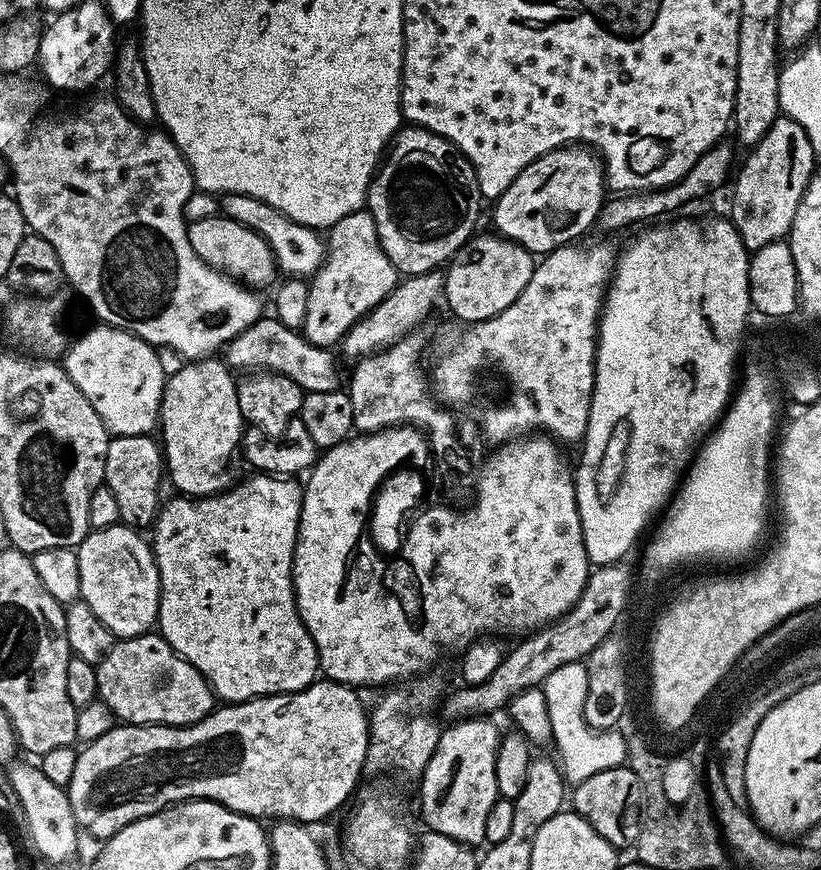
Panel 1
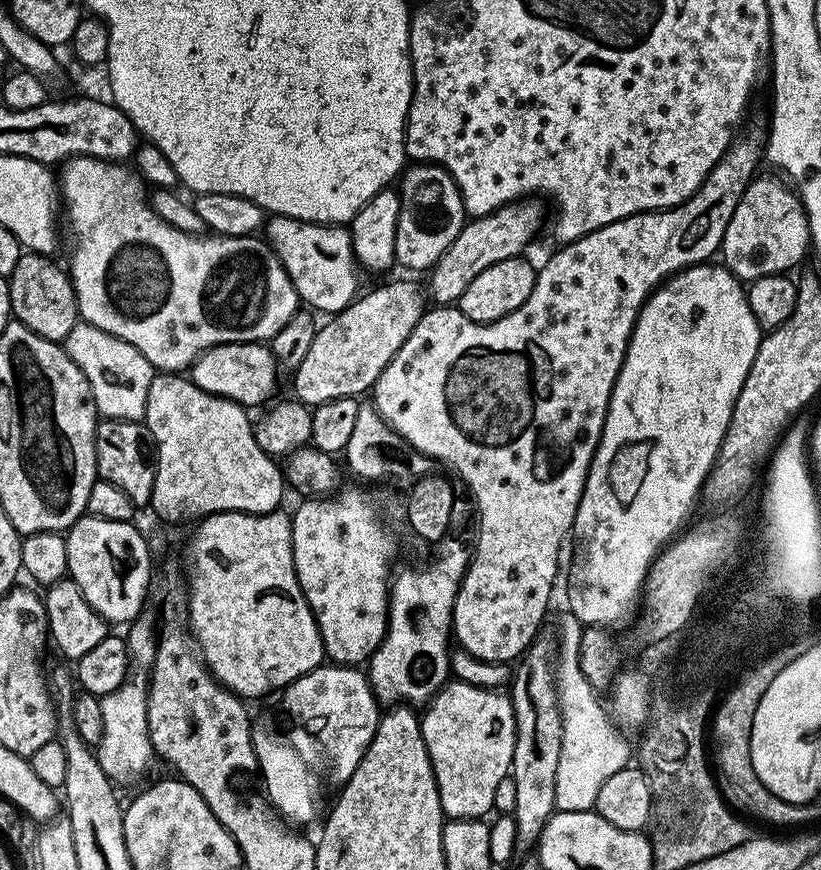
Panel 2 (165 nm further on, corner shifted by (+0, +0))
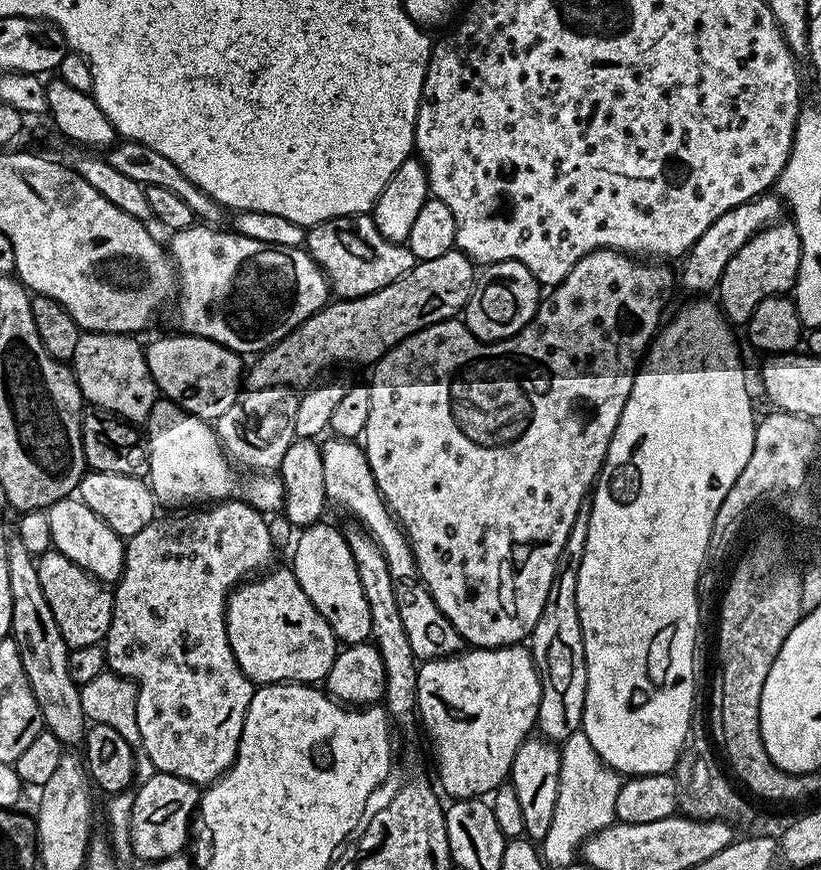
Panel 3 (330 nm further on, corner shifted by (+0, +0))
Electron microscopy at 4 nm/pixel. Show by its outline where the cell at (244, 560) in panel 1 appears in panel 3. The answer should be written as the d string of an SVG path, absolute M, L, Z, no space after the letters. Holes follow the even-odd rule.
M291 567L275 568L228 593L224 617L230 650L234 650L238 666L256 686L289 682L315 685L327 681L338 651L336 635L306 598L306 590L302 590Z

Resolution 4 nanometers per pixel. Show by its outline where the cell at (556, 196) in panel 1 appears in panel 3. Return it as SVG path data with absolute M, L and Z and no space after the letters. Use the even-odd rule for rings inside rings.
M453 250L438 258L417 262L410 271L402 274L402 278L390 282L390 286L374 294L353 300L333 299L309 320L303 320L273 348L253 359L256 361L250 364L246 372L247 387L257 390L291 386L300 390L311 385L315 381L312 379L331 364L375 365L389 348L400 344L418 330L459 317L477 275L474 261L466 253Z

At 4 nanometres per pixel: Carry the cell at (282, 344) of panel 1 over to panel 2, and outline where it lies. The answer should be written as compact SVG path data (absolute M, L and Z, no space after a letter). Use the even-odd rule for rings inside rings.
M267 343L259 344L219 344L208 348L192 363L190 379L202 391L211 395L233 400L252 410L255 404L267 405L273 399L278 369L271 347Z

